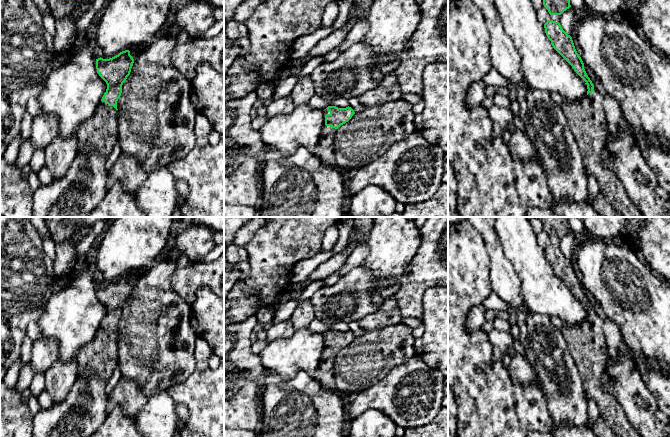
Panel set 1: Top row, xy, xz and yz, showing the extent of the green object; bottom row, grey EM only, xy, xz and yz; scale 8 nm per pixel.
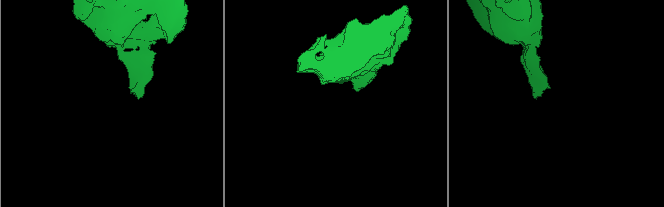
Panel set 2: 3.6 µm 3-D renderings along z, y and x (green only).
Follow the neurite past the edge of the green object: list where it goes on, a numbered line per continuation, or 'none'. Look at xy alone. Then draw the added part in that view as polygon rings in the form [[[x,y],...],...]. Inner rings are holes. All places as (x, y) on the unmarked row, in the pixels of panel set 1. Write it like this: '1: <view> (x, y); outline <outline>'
1: xy (99, 357); outline [[[100,325],[93,340],[78,353],[78,376],[94,375],[108,382],[118,361],[117,340],[113,330]]]

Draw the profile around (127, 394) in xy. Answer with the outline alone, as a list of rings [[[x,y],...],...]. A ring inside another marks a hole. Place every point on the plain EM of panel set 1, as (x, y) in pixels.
[[[121,377],[108,400],[108,408],[121,407],[126,417],[136,418],[147,401],[136,381]]]

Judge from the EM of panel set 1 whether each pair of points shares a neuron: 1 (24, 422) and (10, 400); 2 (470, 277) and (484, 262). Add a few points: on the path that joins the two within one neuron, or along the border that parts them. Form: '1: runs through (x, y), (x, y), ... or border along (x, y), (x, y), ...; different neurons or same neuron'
1: runs through (19, 417), (10, 408), (10, 405); same neuron
2: runs through (473, 273), (480, 266); same neuron

